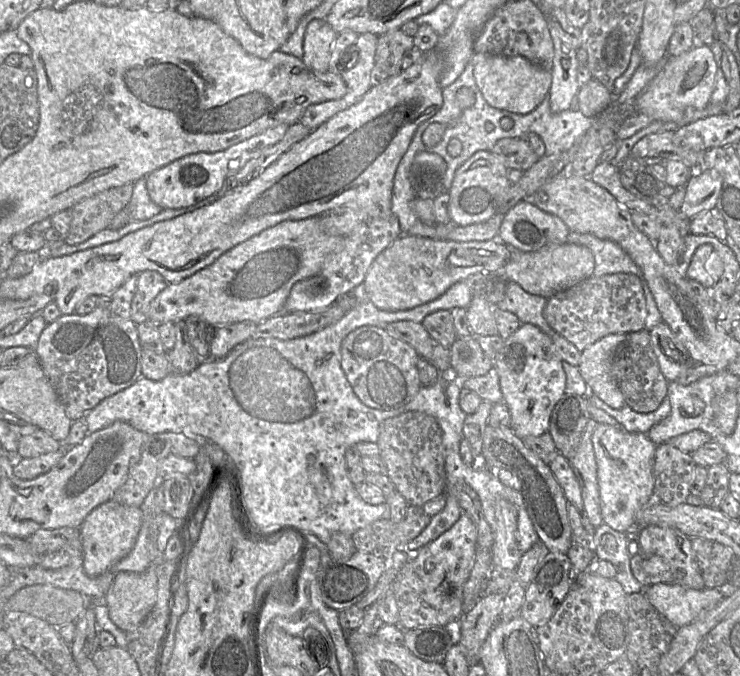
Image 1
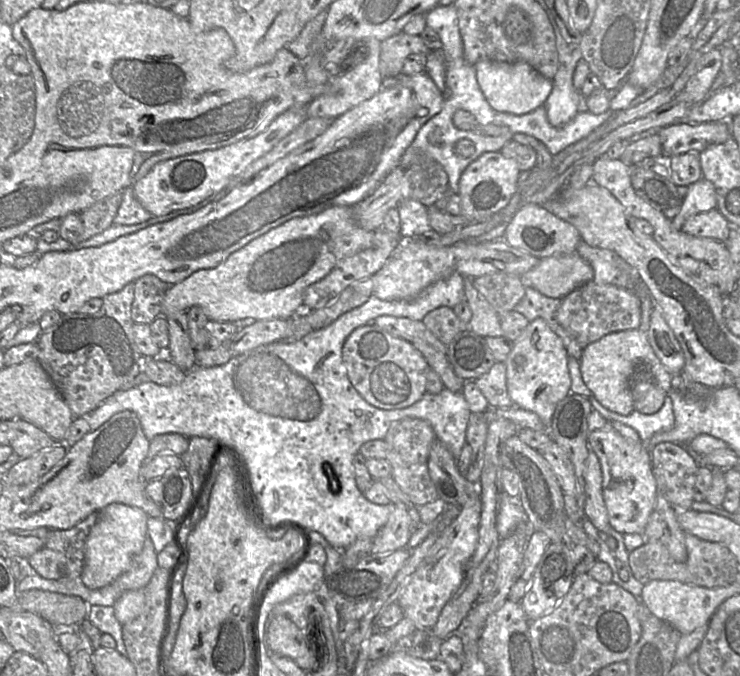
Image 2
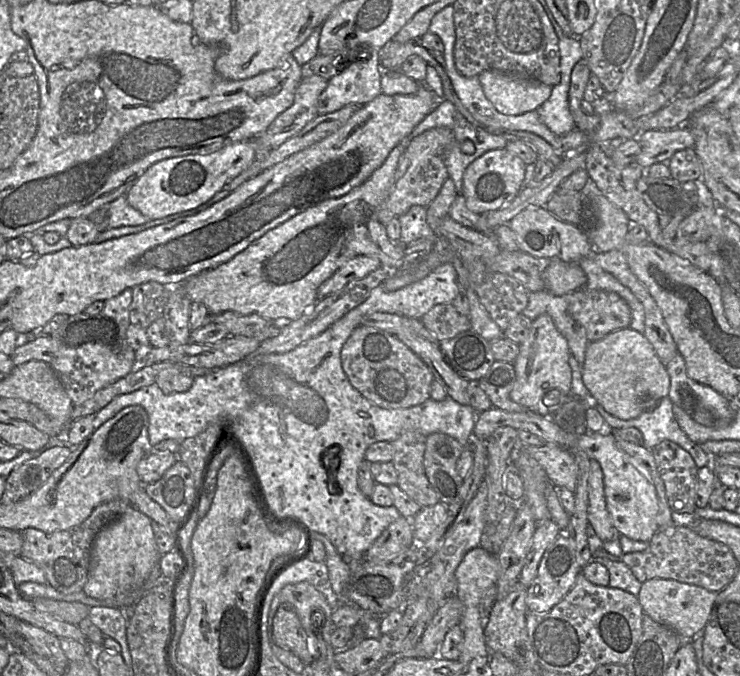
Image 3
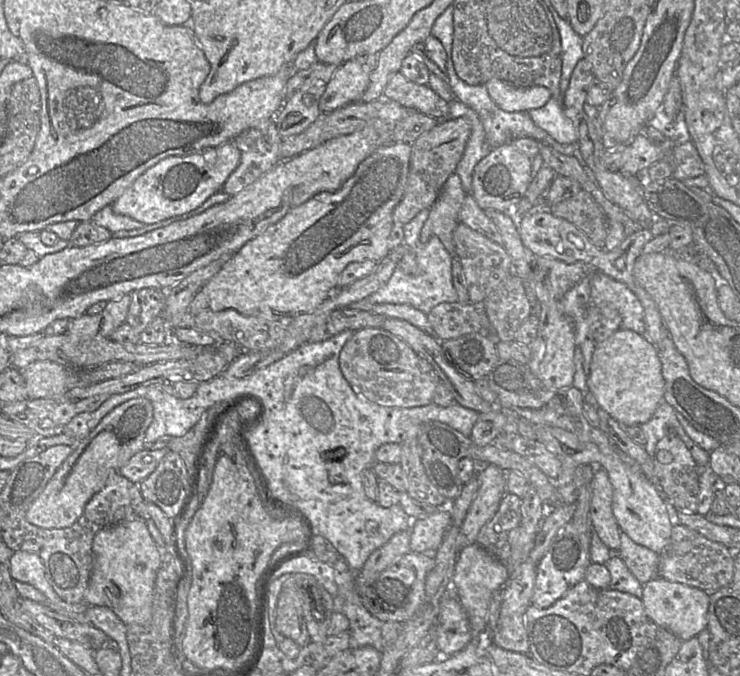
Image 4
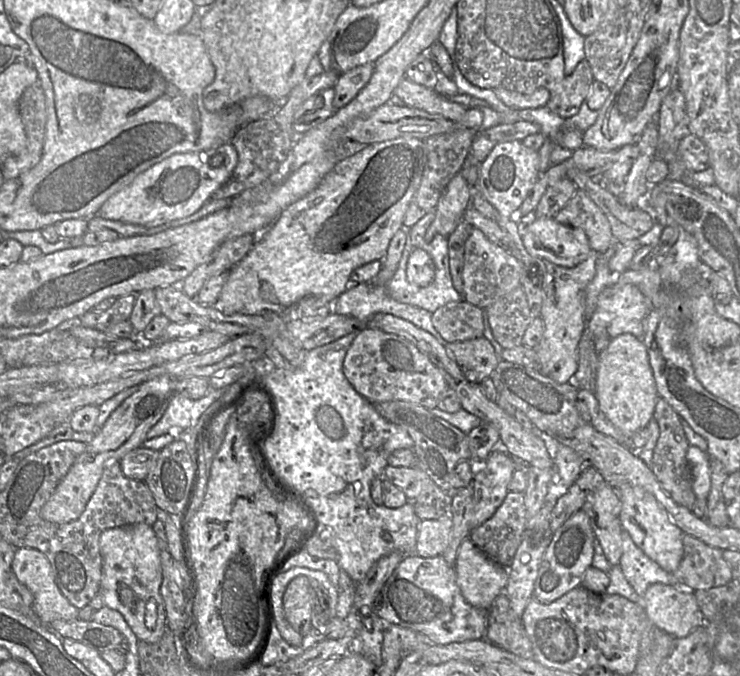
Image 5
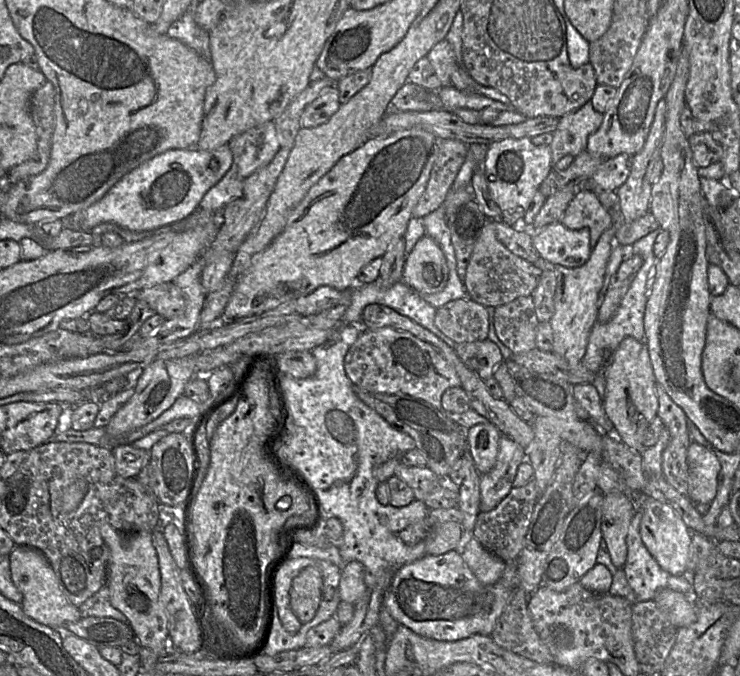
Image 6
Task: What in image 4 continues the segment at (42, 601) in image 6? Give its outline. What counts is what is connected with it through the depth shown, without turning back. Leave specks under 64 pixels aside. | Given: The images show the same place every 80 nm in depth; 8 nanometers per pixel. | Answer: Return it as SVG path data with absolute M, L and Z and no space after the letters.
M13 552L9 570L11 577L19 582L35 587L47 599L48 607L53 611L61 611L69 603L64 602L53 590L47 579L47 573L41 558L33 552Z

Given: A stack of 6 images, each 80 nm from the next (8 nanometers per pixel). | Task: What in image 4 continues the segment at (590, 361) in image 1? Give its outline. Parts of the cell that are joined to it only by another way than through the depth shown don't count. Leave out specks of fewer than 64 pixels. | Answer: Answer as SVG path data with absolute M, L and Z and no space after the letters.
M623 328L616 330L608 338L596 344L587 386L587 393L591 393L598 405L622 426L631 427L647 422L663 399L665 389L665 380L656 346L649 342L645 336L632 330Z

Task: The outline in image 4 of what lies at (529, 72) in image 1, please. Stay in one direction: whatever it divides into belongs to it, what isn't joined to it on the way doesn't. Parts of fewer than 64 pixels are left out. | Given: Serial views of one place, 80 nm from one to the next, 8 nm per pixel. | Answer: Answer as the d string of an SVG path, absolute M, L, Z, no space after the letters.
M497 78L484 85L496 105L506 112L528 112L544 106L551 98L544 86L517 87Z

